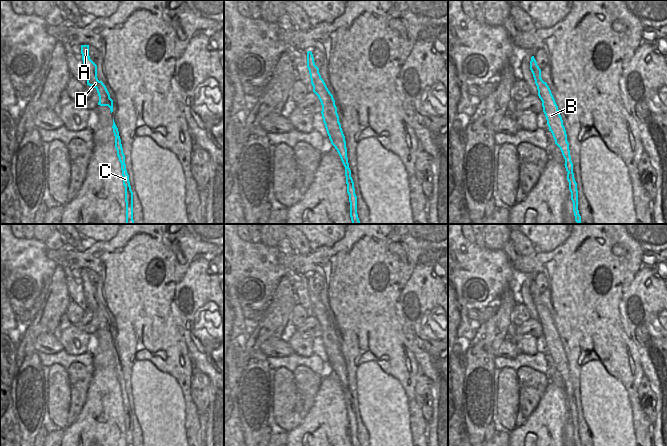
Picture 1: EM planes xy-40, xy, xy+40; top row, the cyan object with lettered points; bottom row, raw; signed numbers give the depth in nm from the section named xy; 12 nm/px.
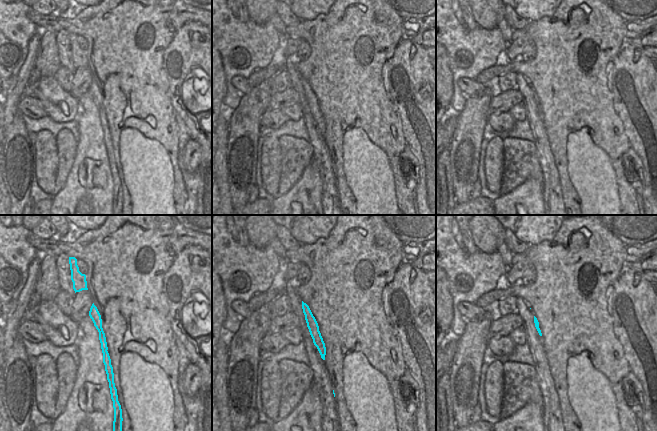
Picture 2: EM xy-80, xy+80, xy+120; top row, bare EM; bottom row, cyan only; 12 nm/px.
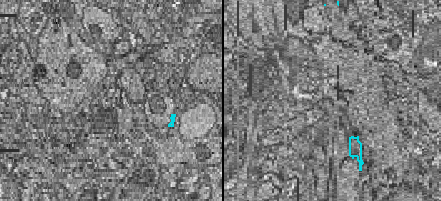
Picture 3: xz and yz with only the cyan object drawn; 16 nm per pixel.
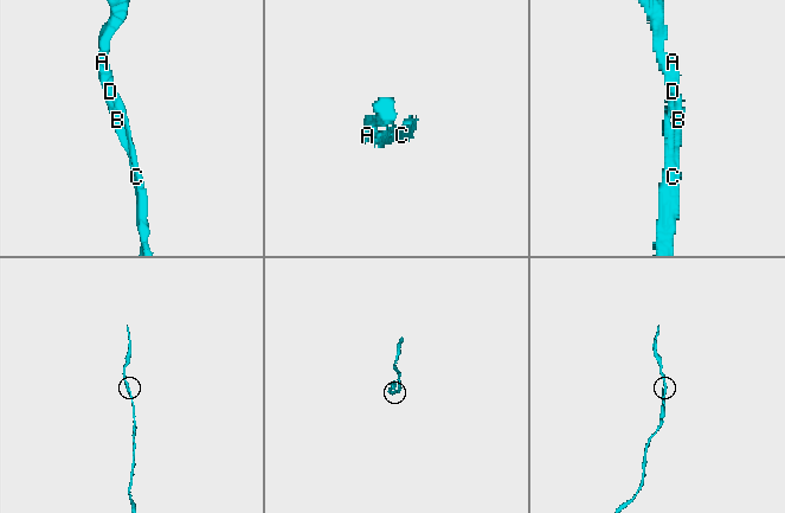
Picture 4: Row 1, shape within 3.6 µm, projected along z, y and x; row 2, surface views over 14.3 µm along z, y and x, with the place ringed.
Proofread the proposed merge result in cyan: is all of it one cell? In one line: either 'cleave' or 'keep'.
keep

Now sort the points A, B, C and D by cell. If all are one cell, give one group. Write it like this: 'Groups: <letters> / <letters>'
Groups: A B C D.

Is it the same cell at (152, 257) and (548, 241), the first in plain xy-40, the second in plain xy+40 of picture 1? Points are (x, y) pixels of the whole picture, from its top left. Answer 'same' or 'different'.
different

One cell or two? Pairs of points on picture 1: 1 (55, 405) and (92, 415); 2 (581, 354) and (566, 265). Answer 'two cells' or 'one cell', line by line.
1: two cells
2: one cell

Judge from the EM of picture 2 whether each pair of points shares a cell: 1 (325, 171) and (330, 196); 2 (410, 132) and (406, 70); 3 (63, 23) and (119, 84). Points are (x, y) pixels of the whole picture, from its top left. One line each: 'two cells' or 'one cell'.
1: one cell
2: one cell
3: one cell

